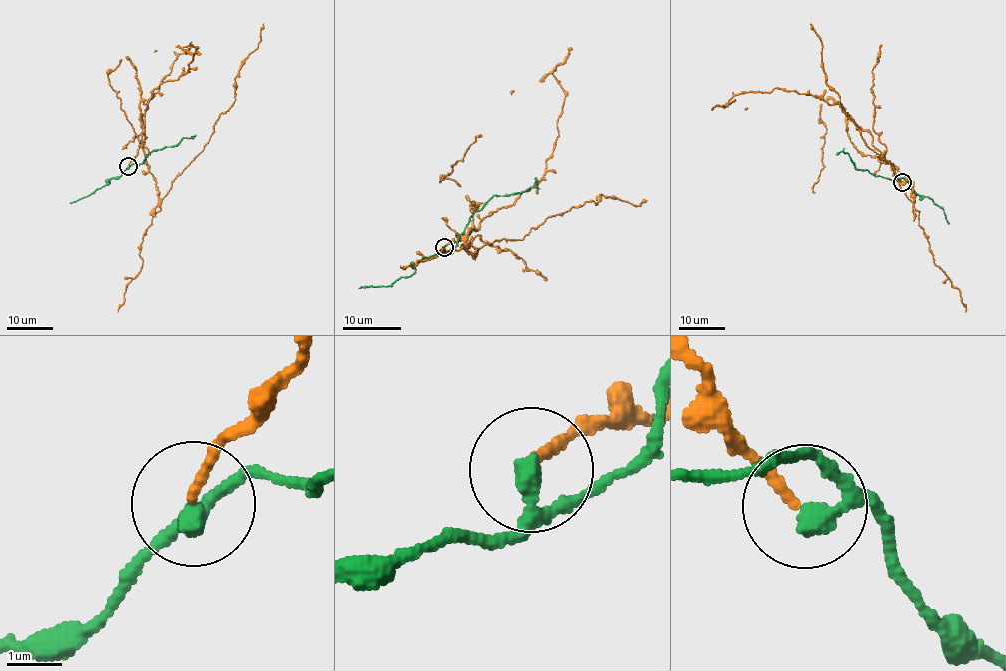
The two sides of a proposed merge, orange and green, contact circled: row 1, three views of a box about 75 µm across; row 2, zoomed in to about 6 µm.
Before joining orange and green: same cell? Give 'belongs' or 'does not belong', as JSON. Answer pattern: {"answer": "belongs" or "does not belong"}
{"answer": "does not belong"}

